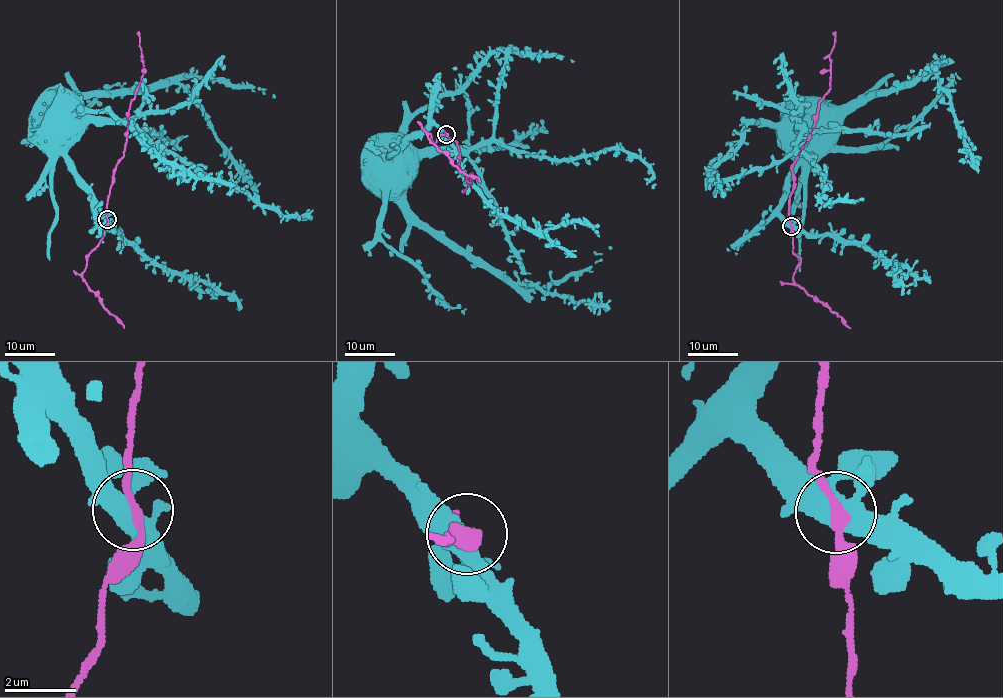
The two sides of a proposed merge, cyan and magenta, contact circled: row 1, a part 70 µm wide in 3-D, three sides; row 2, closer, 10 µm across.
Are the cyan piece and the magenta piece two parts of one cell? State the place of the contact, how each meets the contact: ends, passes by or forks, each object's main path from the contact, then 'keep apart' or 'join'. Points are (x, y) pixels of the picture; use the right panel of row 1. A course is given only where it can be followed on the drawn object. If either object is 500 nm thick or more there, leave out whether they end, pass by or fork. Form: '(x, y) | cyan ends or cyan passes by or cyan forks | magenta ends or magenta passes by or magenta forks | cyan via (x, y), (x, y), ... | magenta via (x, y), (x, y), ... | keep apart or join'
(791, 226) | cyan forks | magenta passes by | cyan via (791, 226), (780, 212), (780, 205), (794, 158), (779, 142), (779, 127) | magenta via (791, 226), (791, 165), (811, 134), (818, 103), (829, 89), (833, 32) | join

